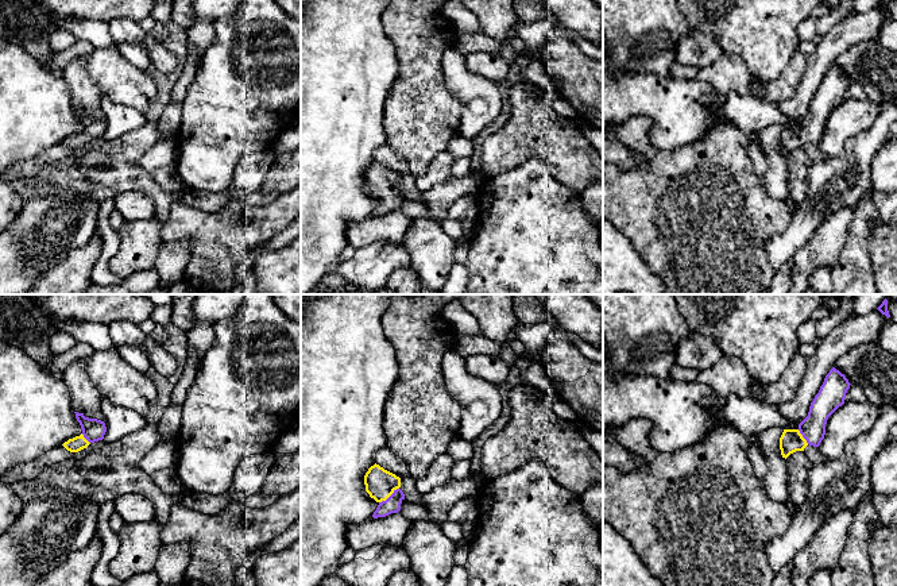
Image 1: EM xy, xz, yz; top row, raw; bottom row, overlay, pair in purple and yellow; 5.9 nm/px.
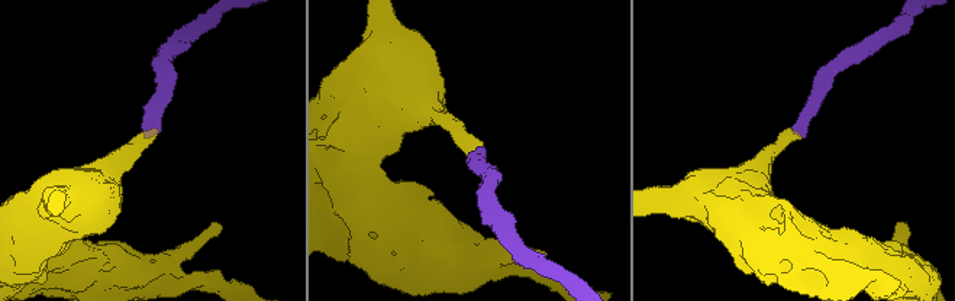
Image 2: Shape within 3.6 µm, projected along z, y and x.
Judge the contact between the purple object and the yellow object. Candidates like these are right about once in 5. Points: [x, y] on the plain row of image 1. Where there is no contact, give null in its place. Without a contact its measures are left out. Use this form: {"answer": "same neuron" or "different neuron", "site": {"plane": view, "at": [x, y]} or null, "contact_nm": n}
{"answer": "same neuron", "site": {"plane": "xz", "at": [390, 193]}, "contact_nm": 150}

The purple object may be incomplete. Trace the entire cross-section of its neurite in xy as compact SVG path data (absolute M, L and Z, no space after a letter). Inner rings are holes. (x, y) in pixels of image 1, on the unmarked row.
M76 111L76 116L81 123L82 131L69 136L62 143L70 150L78 150L86 146L90 140L104 136L107 130L105 120L97 116L85 115L84 111Z

